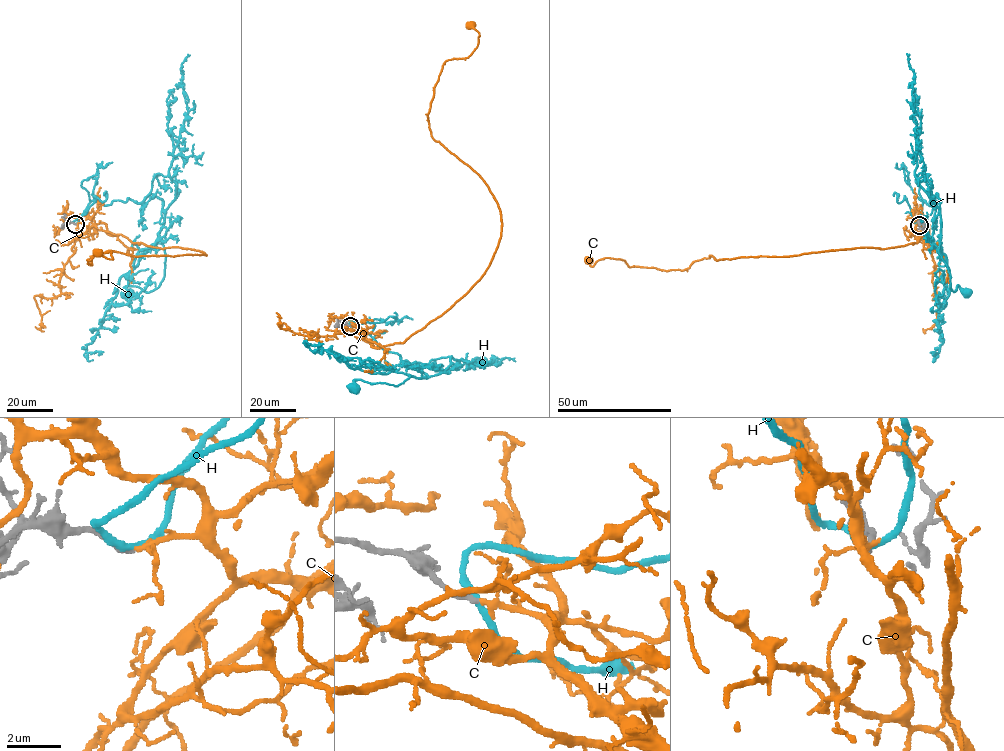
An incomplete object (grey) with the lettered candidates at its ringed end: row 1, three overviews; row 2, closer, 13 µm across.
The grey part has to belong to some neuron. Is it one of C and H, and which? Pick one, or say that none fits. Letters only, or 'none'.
C

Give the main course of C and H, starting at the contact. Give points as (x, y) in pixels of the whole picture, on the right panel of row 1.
C: (919, 225), (924, 234), (916, 243), (883, 249), (711, 255), (684, 270), (605, 257), (590, 266), (588, 260)
H: (919, 225), (922, 204), (930, 205), (936, 193), (940, 201), (939, 254), (953, 291), (958, 285), (967, 292)

